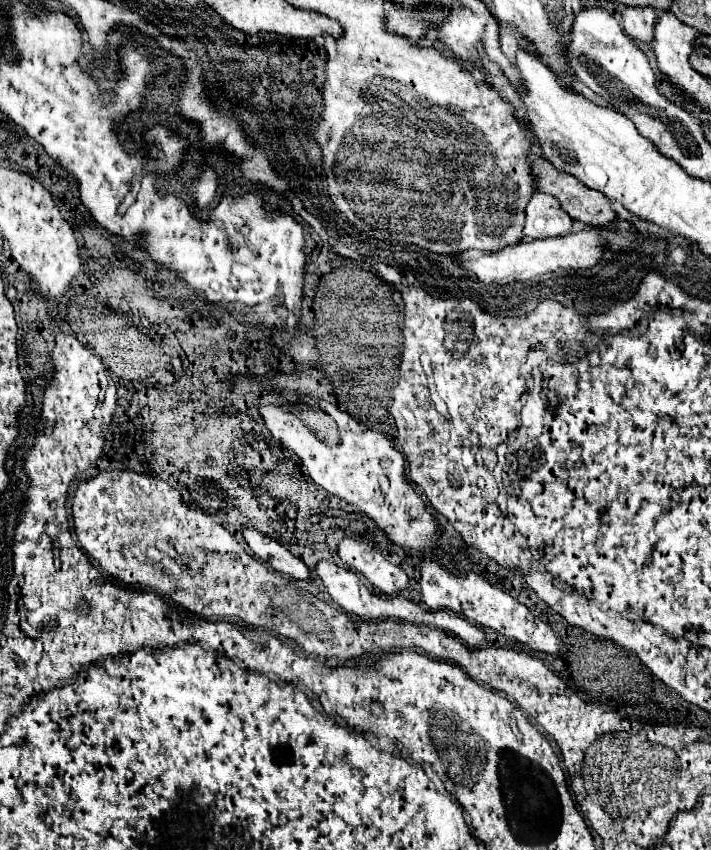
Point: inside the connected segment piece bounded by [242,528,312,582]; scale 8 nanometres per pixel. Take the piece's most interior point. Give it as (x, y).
(267, 549)

